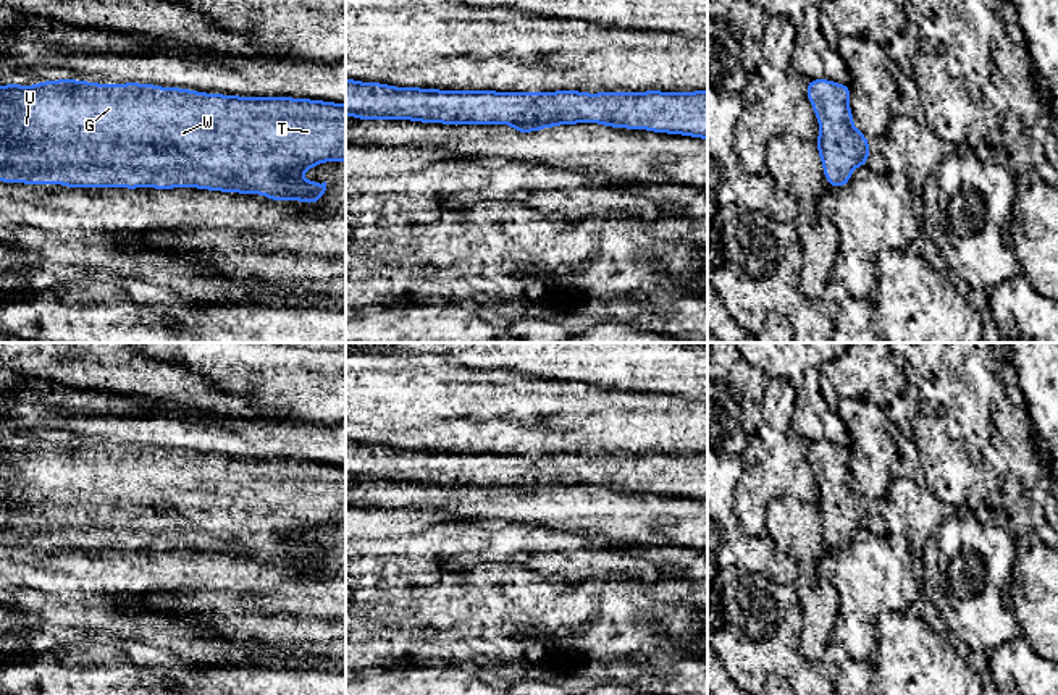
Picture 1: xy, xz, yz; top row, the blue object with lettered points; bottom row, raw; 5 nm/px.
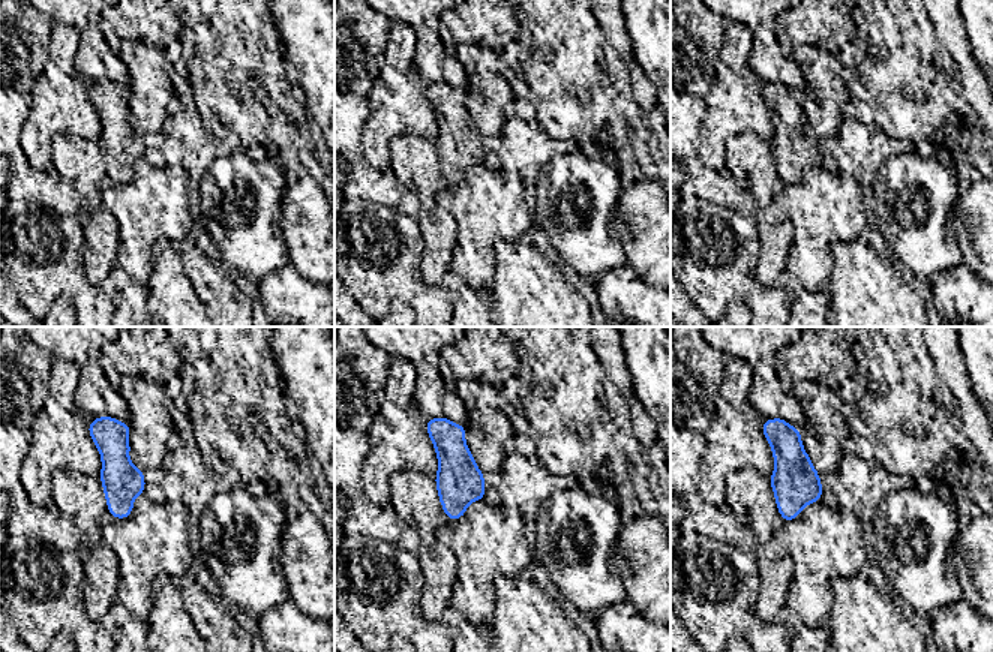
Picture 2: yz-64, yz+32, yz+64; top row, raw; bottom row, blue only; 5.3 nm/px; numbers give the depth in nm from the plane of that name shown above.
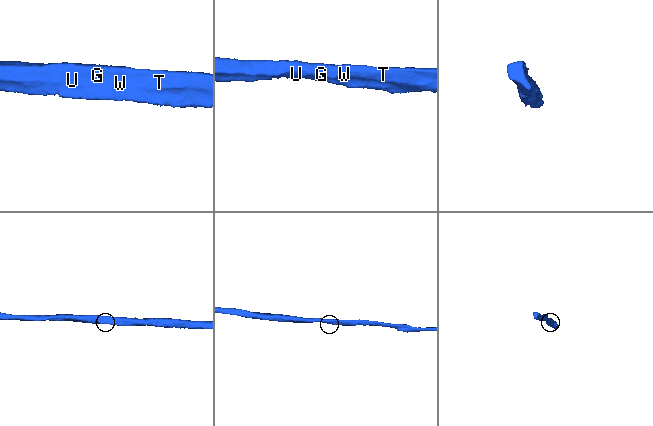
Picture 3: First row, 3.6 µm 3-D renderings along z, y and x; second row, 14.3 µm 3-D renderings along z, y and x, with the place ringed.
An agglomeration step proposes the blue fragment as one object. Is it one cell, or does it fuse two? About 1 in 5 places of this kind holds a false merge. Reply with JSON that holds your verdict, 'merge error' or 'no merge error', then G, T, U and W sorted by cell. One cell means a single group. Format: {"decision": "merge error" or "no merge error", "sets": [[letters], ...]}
{"decision": "no merge error", "sets": [["G", "T", "U", "W"]]}

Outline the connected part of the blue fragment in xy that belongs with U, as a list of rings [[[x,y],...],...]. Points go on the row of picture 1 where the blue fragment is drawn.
[[[63,78],[58,81],[39,81],[36,86],[5,84],[0,86],[0,181],[23,184],[61,184],[65,187],[197,187],[220,192],[260,194],[275,202],[300,200],[317,204],[325,191],[326,181],[304,181],[300,175],[325,162],[346,162],[346,103],[334,103],[294,97],[241,97],[225,94],[207,94],[181,87],[160,87],[157,84],[124,82],[99,84]]]

